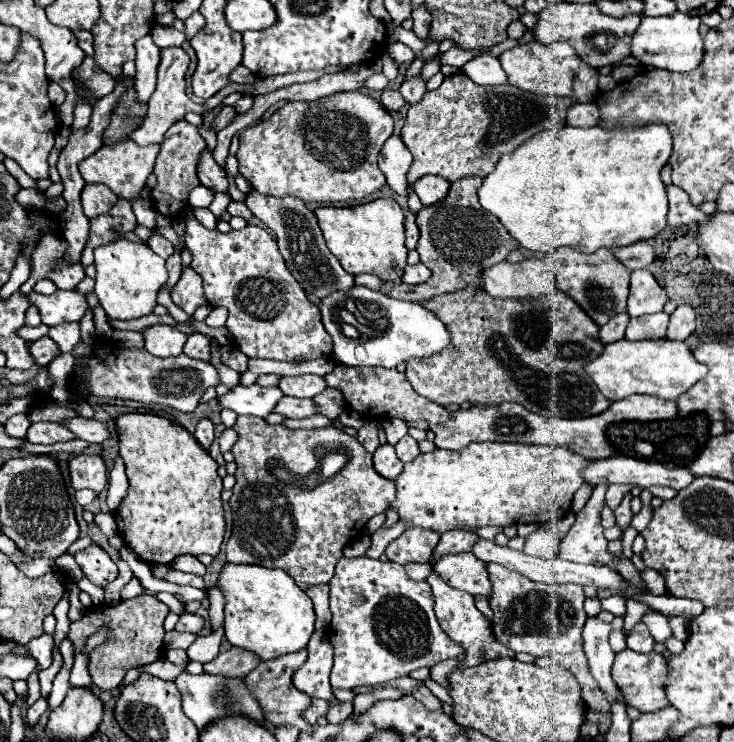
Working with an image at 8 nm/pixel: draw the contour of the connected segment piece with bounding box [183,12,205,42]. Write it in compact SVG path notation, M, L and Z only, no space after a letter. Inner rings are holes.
M199 12L191 14L191 16L185 20L185 30L183 30L183 34L185 34L187 42L189 42L189 40L203 28L203 24L205 24L205 20L203 20L203 16L201 16Z

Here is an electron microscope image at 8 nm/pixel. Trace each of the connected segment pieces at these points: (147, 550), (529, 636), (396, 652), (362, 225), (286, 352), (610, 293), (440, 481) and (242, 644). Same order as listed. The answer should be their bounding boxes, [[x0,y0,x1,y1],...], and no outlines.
[[113,412,225,564],[489,564,611,712],[326,556,465,690],[315,198,407,282],[185,218,333,362],[543,248,629,326],[391,442,587,534],[217,562,315,660]]

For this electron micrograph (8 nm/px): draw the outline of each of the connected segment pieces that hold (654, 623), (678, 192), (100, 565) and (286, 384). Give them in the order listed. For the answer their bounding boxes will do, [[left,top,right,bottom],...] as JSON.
[[643,612,673,644],[667,184,709,228],[75,542,117,586],[279,374,327,398]]

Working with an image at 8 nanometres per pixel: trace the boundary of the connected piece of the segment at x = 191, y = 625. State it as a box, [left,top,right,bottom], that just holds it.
[175,612,205,634]

